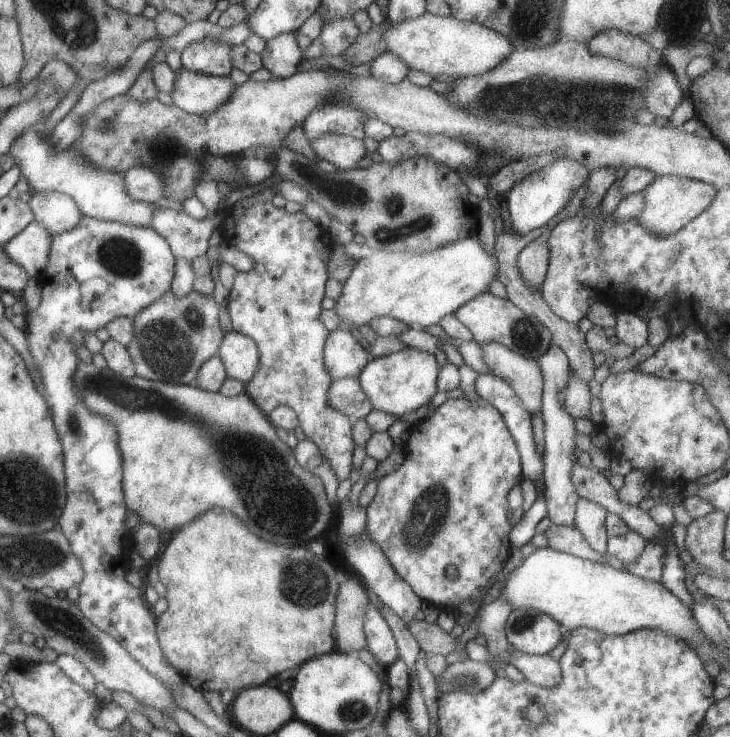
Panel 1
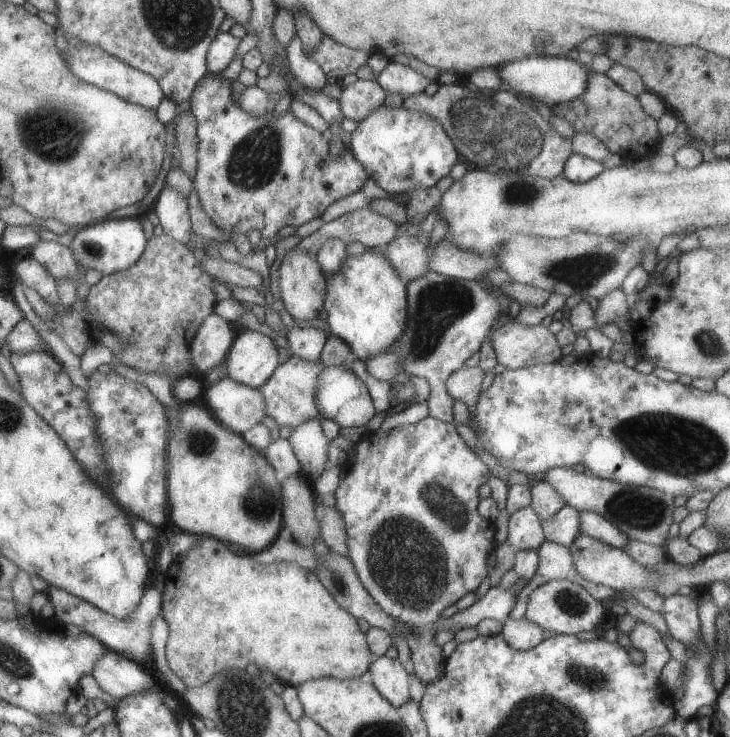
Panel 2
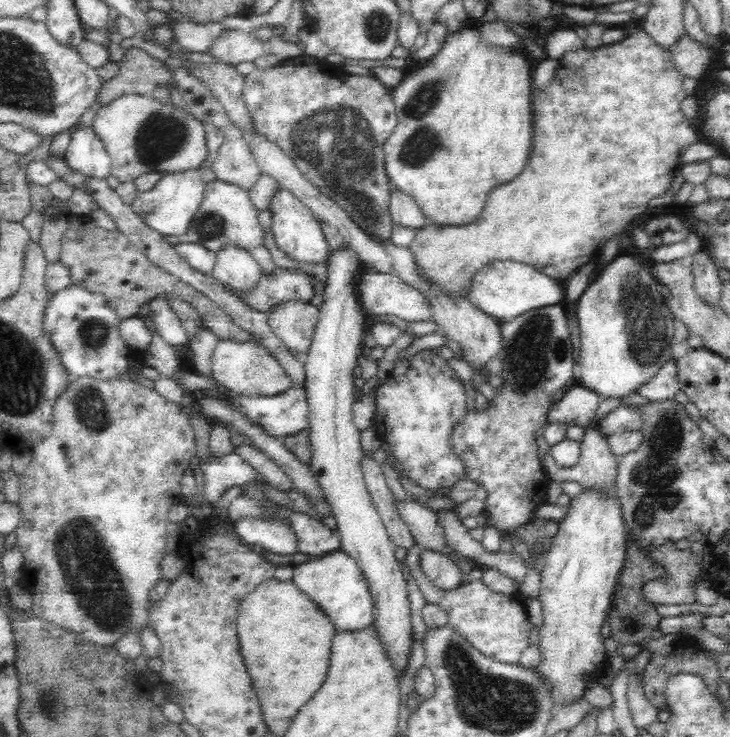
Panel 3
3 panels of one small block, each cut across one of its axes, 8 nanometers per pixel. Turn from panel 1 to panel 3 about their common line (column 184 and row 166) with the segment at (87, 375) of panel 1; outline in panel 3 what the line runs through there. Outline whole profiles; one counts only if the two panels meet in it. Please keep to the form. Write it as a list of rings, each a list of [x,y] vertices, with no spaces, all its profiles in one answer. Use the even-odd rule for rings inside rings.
[[[468,19],[460,30],[446,36],[436,55],[392,89],[397,125],[383,146],[385,171],[394,188],[412,197],[433,224],[474,222],[490,191],[523,171],[532,148],[531,78],[526,54],[482,39],[481,24]]]

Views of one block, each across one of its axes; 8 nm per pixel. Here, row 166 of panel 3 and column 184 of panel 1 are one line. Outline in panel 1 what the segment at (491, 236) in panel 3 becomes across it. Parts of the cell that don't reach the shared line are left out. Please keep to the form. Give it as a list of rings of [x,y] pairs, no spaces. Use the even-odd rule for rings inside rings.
[[[208,510],[197,516],[197,519],[181,526],[176,530],[174,538],[164,548],[160,561],[155,566],[159,569],[159,580],[168,588],[168,610],[157,617],[157,635],[166,660],[189,682],[196,690],[204,694],[220,694],[223,690],[230,689],[235,694],[242,689],[260,686],[276,676],[280,676],[284,670],[295,668],[311,658],[321,657],[331,653],[336,648],[335,641],[335,606],[339,584],[336,579],[336,567],[329,560],[318,558],[315,553],[304,546],[278,546],[270,544],[258,536],[254,536],[244,522],[230,514],[230,510]]]

